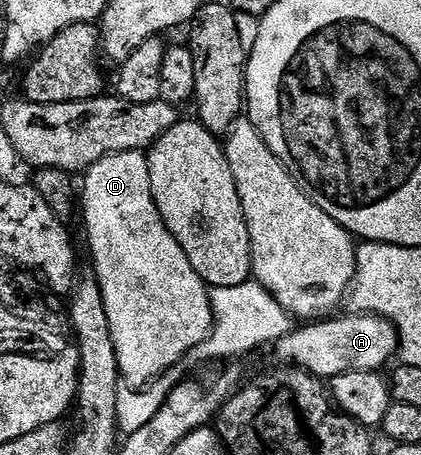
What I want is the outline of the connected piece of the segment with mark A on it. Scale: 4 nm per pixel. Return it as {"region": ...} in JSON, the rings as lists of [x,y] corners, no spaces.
{"region":[[[348,313],[342,319],[337,317],[325,317],[320,321],[310,322],[308,325],[301,325],[301,328],[290,330],[288,335],[276,340],[277,355],[280,362],[285,365],[296,365],[305,371],[311,372],[322,381],[332,381],[339,373],[348,371],[381,371],[384,363],[389,358],[396,356],[399,351],[399,340],[397,328],[389,320],[381,315],[372,313]]]}

